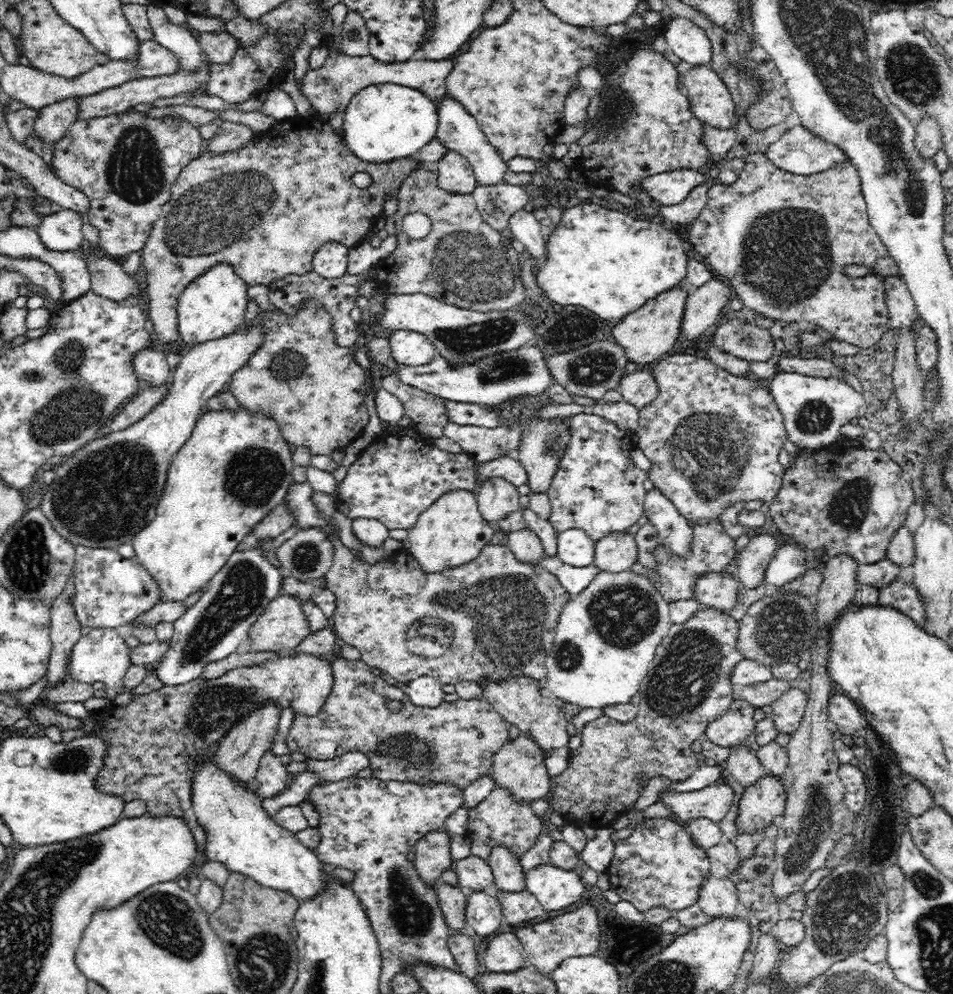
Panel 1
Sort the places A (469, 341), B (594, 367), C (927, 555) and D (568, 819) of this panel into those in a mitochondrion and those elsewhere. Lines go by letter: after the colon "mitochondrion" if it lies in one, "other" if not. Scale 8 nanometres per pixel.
A: mitochondrion
B: mitochondrion
C: other
D: other

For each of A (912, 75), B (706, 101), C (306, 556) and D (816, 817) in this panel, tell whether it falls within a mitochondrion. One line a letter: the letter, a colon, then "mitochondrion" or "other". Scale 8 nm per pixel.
A: mitochondrion
B: other
C: mitochondrion
D: mitochondrion

